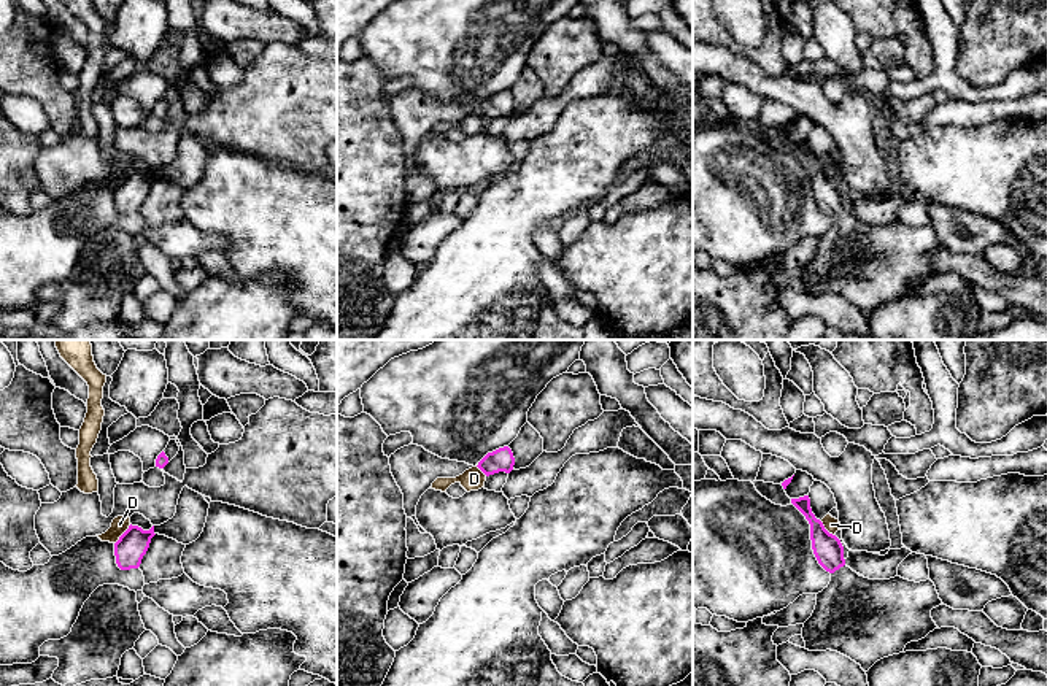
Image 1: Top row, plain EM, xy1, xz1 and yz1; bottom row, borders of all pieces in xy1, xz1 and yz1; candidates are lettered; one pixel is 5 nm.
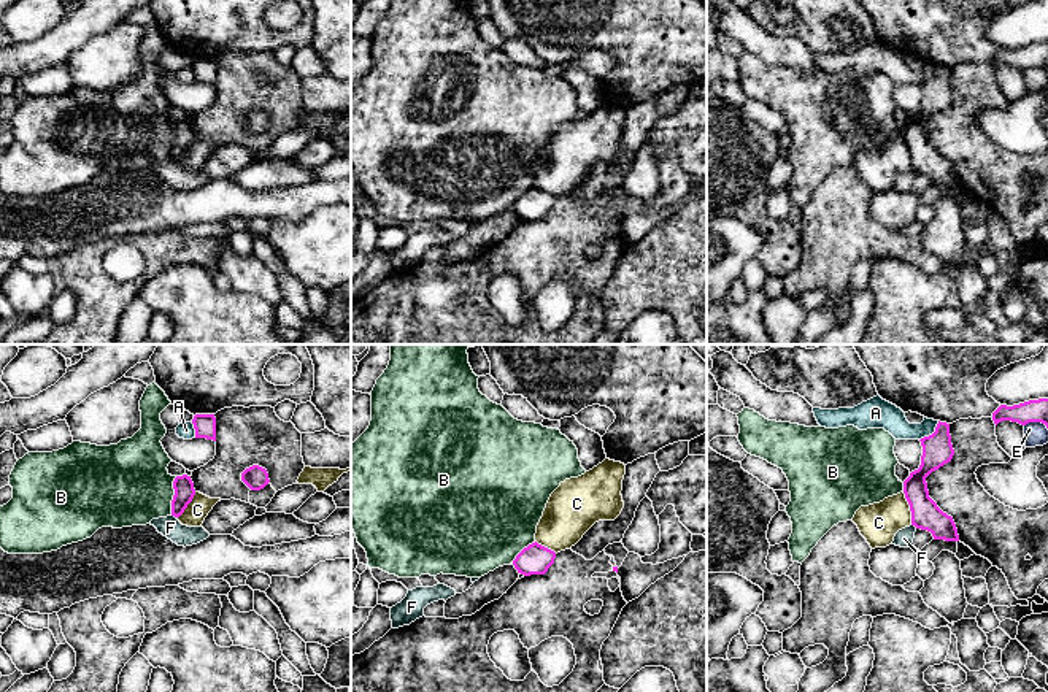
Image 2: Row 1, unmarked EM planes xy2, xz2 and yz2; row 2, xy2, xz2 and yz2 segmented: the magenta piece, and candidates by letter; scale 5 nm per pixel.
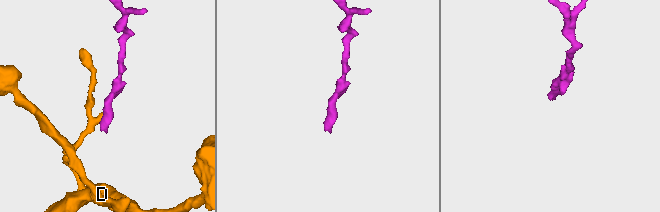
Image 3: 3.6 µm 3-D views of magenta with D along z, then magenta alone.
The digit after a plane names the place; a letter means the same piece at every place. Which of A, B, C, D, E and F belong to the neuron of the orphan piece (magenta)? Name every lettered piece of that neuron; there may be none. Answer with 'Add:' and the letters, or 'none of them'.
Add: none of them

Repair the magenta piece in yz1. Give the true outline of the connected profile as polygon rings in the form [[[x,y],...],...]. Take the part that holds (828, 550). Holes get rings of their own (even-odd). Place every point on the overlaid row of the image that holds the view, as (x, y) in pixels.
[[[809,495],[791,499],[791,503],[810,524],[812,549],[818,564],[831,573],[829,584],[817,594],[812,616],[804,622],[802,638],[809,651],[837,651],[867,672],[877,661],[904,653],[910,642],[925,638],[939,629],[931,618],[931,610],[942,605],[931,580],[909,581],[901,576],[890,580],[869,580],[845,565],[840,540],[829,534],[815,518]]]

